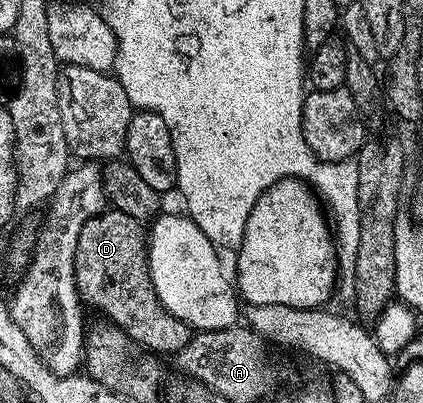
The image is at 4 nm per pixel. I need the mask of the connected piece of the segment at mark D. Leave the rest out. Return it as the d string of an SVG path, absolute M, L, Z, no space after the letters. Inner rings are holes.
M105 210L96 215L86 225L82 225L82 233L78 233L78 249L74 253L74 273L76 274L76 291L81 300L88 303L96 311L101 311L103 318L118 329L125 331L133 344L149 347L149 352L161 351L171 356L188 344L190 329L182 321L170 314L160 304L152 288L152 279L148 276L148 244L146 227L141 220L130 217L121 211Z

